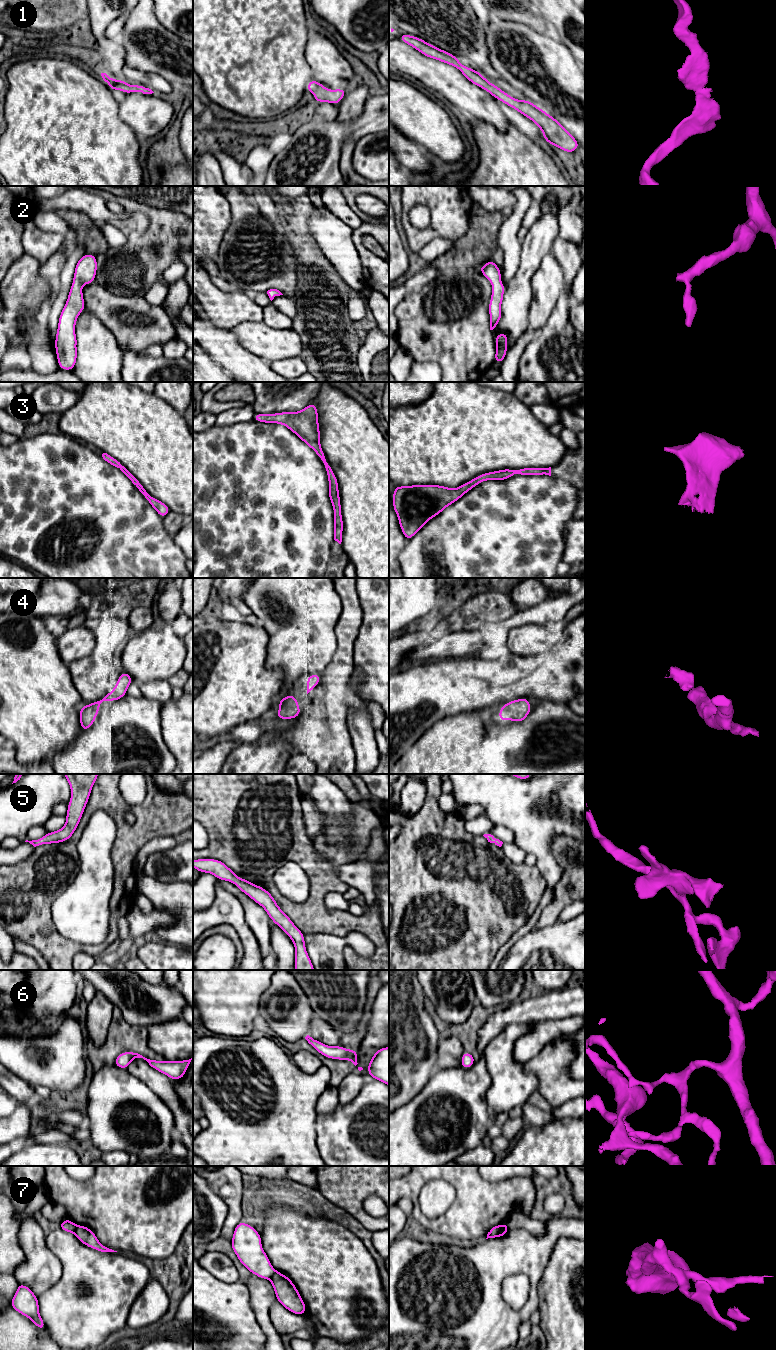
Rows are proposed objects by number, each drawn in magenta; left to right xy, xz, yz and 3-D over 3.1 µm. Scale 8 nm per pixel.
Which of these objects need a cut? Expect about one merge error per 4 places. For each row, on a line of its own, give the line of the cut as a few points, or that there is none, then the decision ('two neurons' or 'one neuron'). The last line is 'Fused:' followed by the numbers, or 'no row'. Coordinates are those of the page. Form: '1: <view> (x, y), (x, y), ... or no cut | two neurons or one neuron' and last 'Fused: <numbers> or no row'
1: no cut | one neuron
2: no cut | one neuron
3: no cut | one neuron
4: no cut | one neuron
5: no cut | one neuron
6: no cut | one neuron
7: yz (501, 1225), (496, 1236) | two neurons
Fused: 7

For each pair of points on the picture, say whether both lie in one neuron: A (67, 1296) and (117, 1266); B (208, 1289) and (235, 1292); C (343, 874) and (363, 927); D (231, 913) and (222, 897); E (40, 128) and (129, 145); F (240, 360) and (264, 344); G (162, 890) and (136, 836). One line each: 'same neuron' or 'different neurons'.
A: same neuron
B: same neuron
C: different neurons
D: same neuron
E: same neuron
F: different neurons
G: different neurons

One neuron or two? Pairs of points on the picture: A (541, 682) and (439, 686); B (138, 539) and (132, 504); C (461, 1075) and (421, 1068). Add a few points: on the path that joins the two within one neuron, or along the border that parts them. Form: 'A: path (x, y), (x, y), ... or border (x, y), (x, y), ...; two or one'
A: path (516, 681), (481, 678), (476, 683), (464, 684); one
B: path (132, 530), (132, 513); one
C: border (434, 1072), (420, 1091); two

